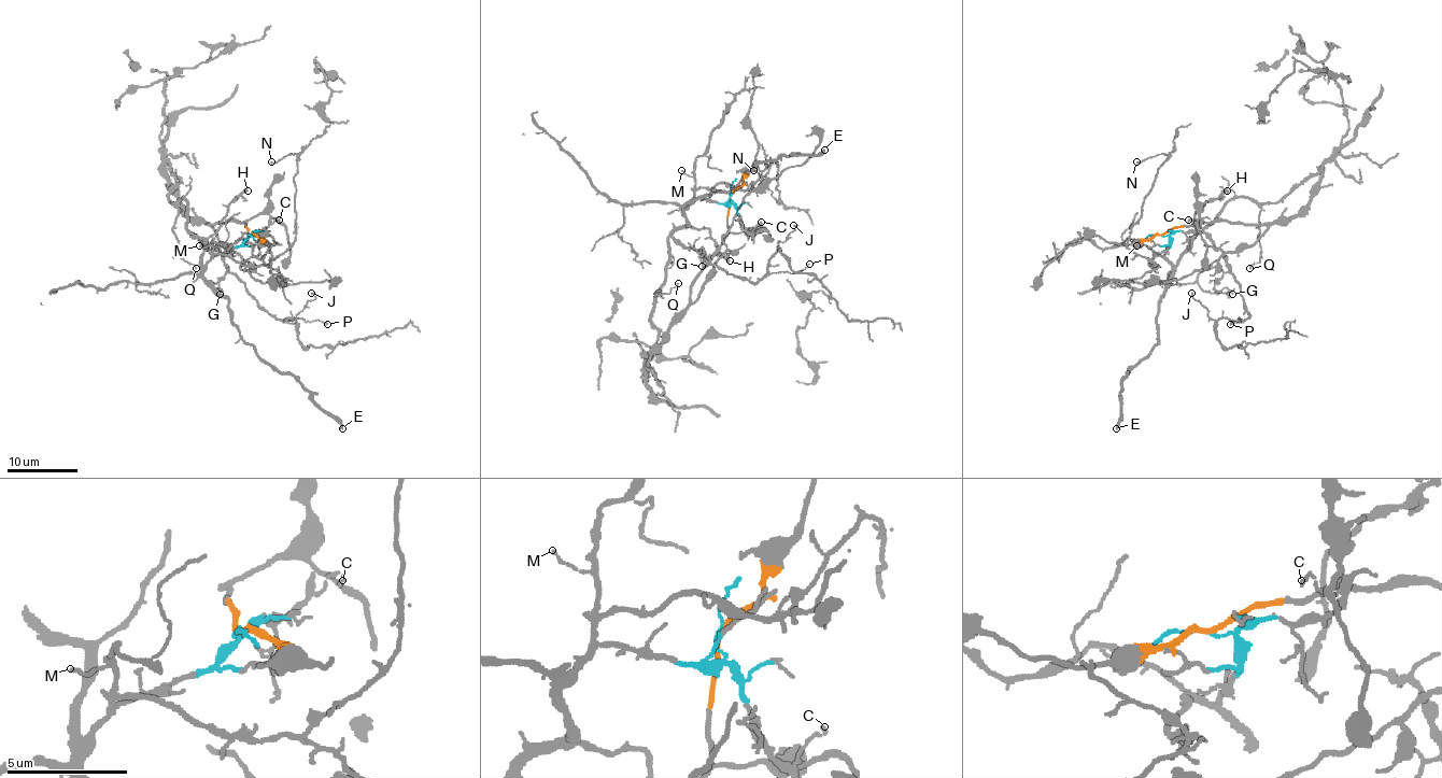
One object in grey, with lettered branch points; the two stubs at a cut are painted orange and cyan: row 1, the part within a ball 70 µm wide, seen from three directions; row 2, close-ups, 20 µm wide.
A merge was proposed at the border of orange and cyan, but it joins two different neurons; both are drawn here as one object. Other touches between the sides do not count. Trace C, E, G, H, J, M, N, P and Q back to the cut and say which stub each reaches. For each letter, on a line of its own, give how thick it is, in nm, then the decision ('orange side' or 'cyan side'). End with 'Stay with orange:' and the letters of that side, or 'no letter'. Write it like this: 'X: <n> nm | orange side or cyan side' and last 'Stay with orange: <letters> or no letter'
C: 130 nm | cyan side
E: 280 nm | cyan side
G: 120 nm | cyan side
H: 190 nm | cyan side
J: 150 nm | cyan side
M: 120 nm | cyan side
N: 130 nm | cyan side
P: 140 nm | cyan side
Q: 120 nm | cyan side
Stay with orange: no letter

